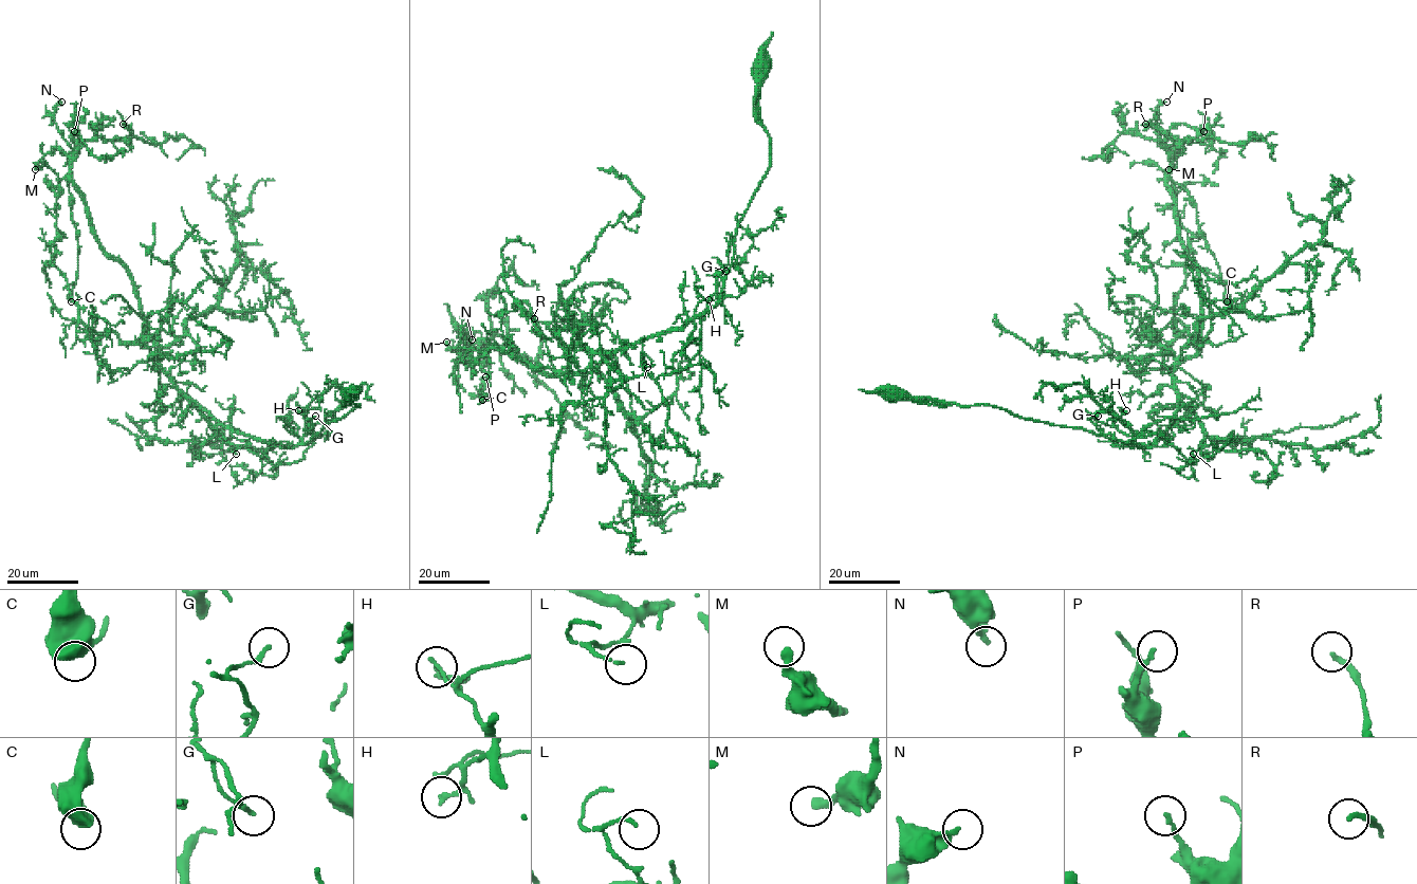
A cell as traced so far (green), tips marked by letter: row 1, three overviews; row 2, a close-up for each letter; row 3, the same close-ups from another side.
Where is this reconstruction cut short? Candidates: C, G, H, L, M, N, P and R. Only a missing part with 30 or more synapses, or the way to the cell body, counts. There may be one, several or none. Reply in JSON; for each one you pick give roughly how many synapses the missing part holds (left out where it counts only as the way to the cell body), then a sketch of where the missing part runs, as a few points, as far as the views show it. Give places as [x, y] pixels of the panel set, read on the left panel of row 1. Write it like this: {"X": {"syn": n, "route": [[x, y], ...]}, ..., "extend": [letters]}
{"extend": []}

